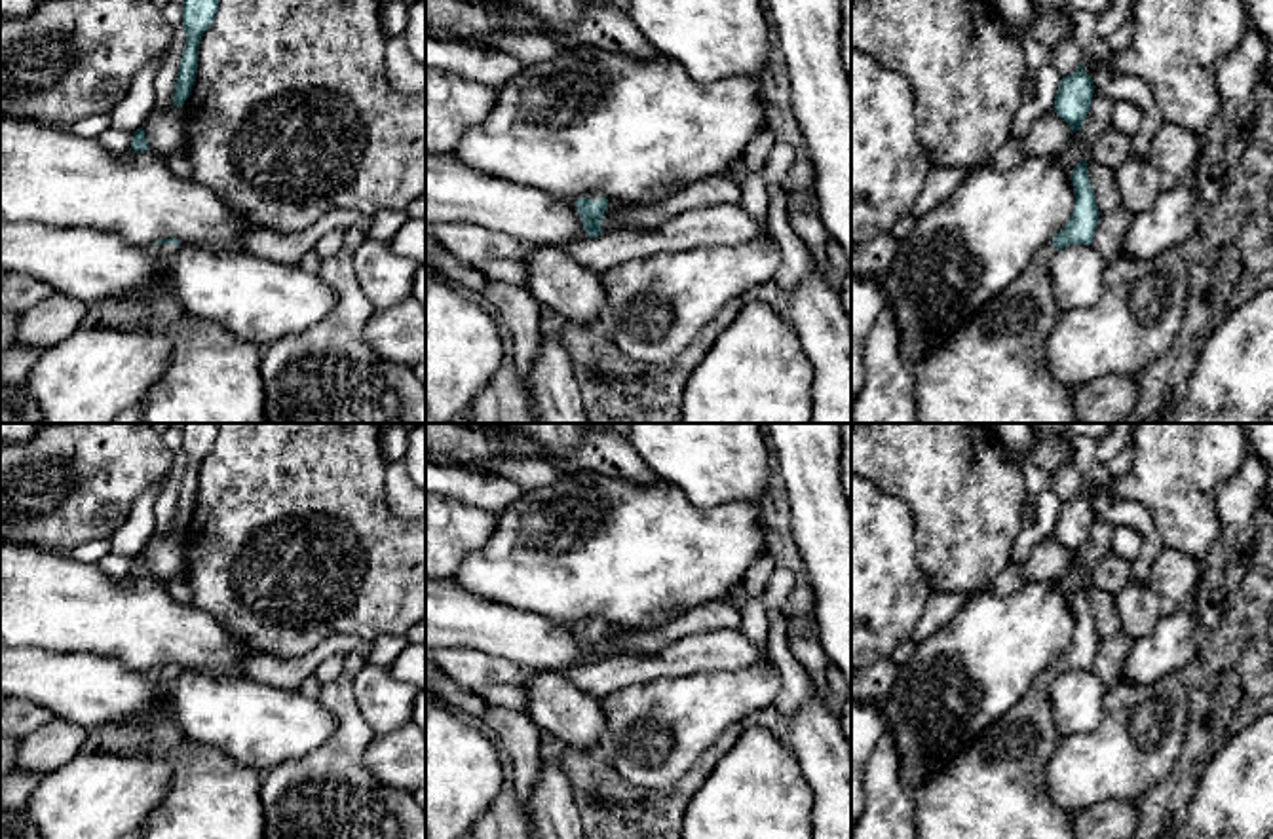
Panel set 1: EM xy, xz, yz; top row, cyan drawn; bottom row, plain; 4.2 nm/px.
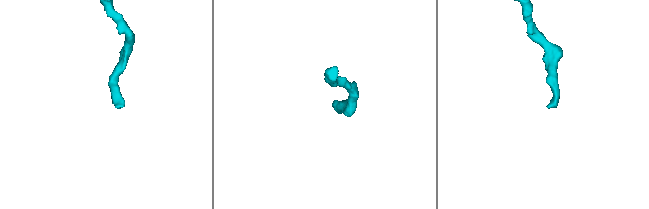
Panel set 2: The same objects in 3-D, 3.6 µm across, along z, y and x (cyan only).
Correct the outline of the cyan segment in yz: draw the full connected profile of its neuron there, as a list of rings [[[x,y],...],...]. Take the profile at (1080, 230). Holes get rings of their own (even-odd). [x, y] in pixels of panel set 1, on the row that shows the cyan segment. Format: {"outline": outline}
{"outline": [[[1087,159],[1074,167],[1075,205],[1068,224],[1041,247],[1028,268],[956,330],[937,334],[925,355],[910,364],[920,423],[1079,423],[1070,385],[1049,368],[1047,342],[1062,315],[1051,289],[1049,262],[1070,245],[1091,245],[1098,207],[1087,175]]]}

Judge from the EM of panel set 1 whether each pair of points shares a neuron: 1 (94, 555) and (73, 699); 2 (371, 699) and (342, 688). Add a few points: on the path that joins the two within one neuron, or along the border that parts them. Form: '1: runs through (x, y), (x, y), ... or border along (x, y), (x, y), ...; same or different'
1: border along (71, 553), (84, 562), (95, 564); different
2: border along (352, 678), (354, 701), (373, 731); different

